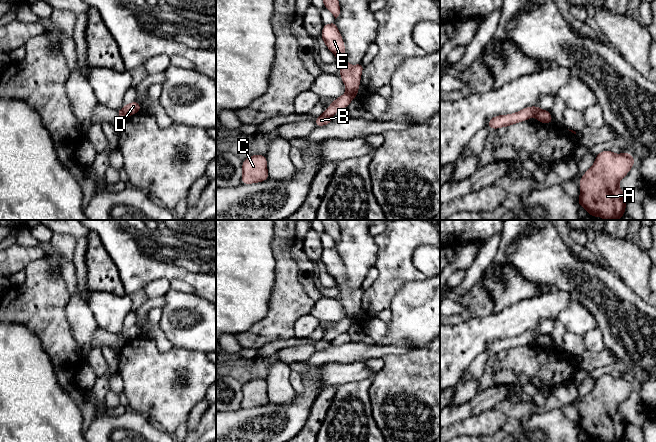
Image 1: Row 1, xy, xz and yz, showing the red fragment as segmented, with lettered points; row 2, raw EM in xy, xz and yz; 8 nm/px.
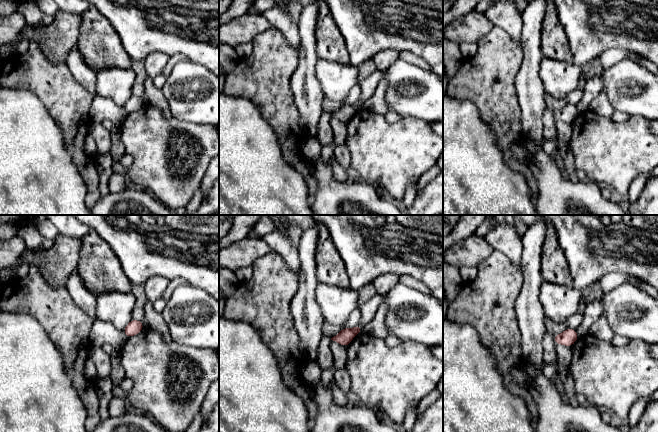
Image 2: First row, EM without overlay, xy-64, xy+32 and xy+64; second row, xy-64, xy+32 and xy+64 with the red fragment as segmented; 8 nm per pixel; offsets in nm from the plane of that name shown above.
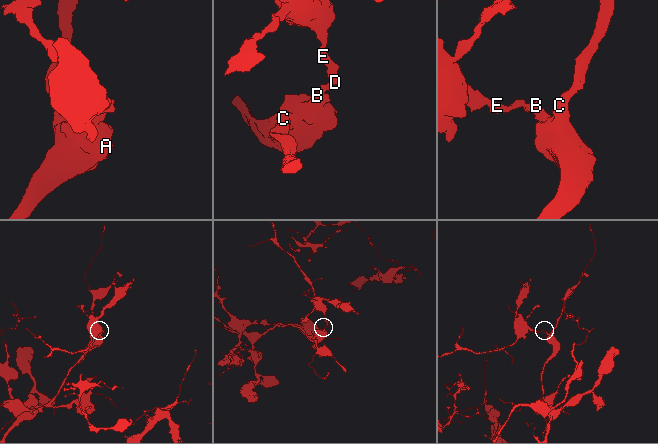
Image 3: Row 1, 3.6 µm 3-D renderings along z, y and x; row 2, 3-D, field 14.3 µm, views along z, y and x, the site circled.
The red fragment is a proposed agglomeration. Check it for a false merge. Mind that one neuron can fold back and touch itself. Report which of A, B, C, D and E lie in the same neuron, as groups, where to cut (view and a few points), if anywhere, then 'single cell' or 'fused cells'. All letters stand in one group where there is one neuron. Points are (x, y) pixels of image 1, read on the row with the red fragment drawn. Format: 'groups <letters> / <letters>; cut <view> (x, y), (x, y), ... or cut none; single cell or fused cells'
groups A B C / D E; cut xy (120, 110), (127, 116); fused cells

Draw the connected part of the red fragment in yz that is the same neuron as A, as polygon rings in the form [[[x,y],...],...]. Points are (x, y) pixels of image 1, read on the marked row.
[[[609,149],[598,153],[593,166],[580,179],[579,206],[590,216],[619,220],[625,215],[628,200],[619,182],[634,164],[629,152],[614,154]]]

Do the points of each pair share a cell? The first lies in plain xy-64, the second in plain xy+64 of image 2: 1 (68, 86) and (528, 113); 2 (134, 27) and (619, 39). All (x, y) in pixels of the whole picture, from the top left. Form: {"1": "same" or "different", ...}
{"1": "different", "2": "same"}

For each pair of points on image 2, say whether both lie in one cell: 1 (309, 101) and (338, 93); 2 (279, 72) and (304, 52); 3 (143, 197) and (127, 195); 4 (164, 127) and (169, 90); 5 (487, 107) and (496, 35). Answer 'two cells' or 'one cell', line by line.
1: two cells
2: two cells
3: one cell
4: two cells
5: one cell

